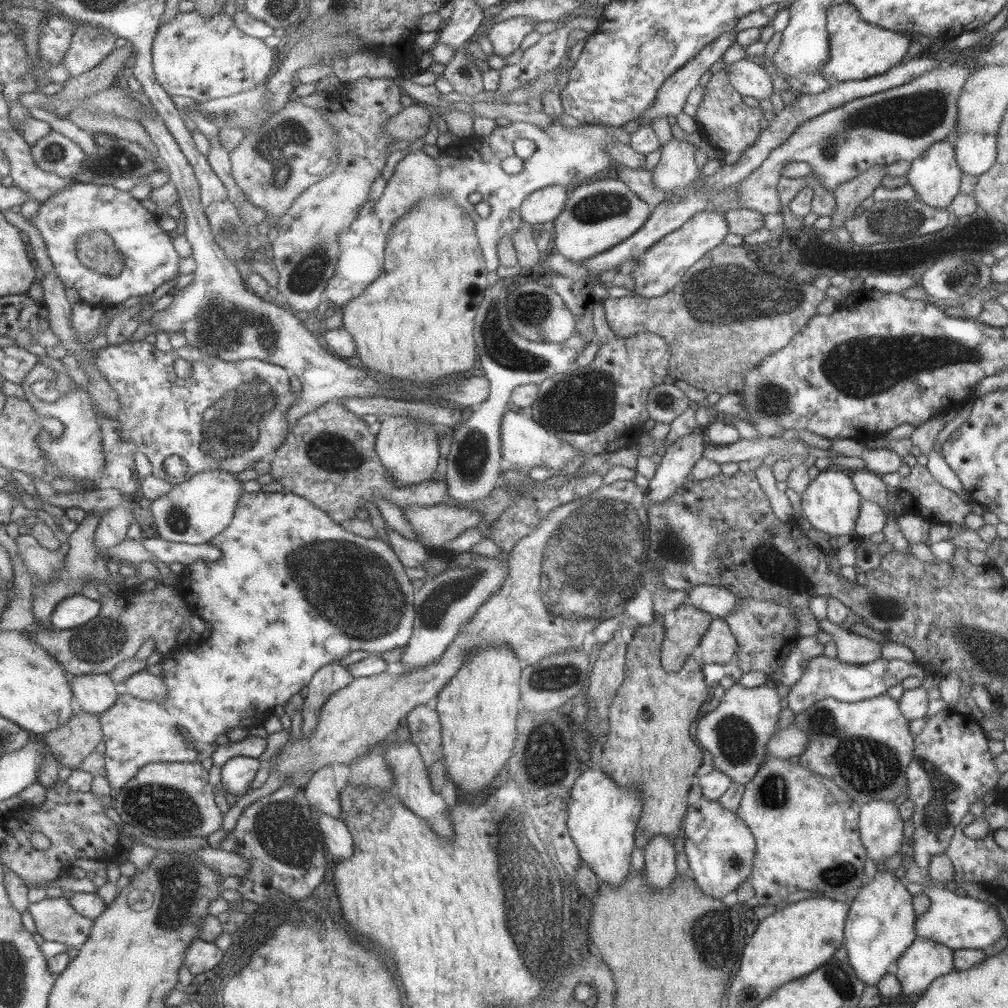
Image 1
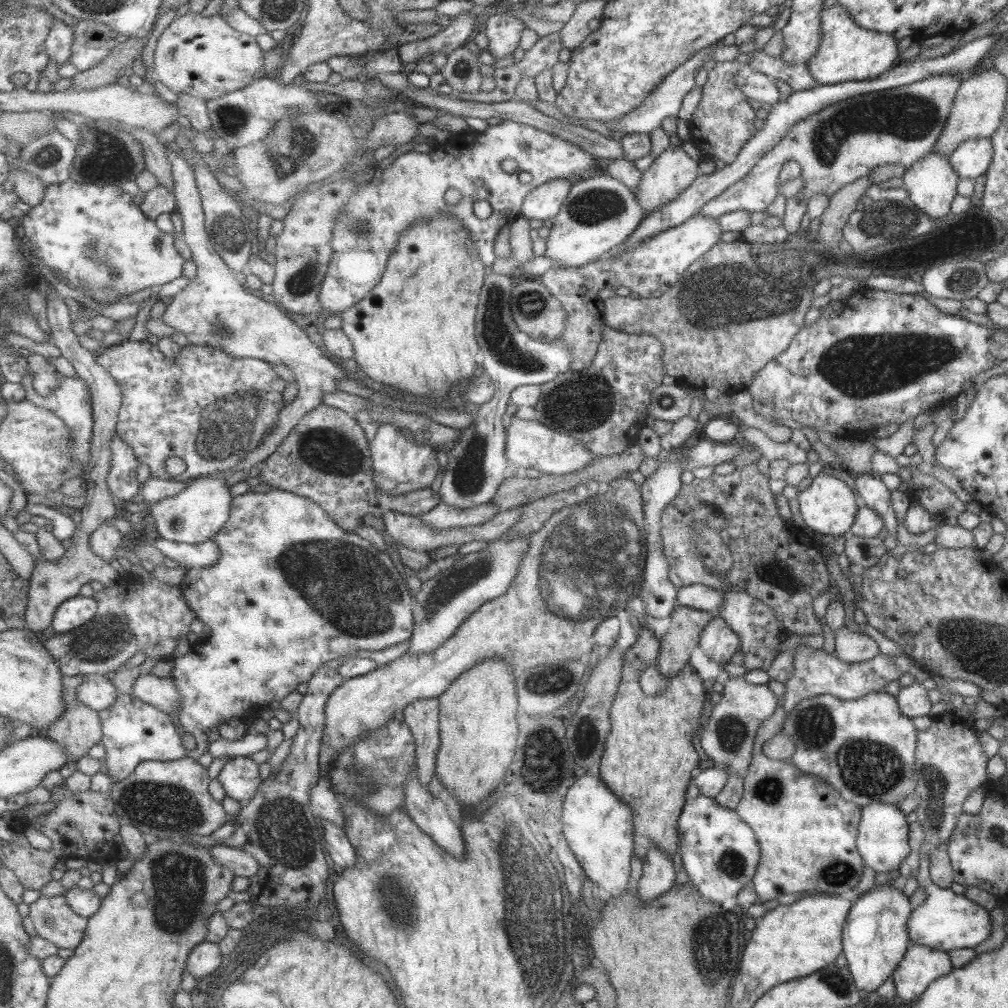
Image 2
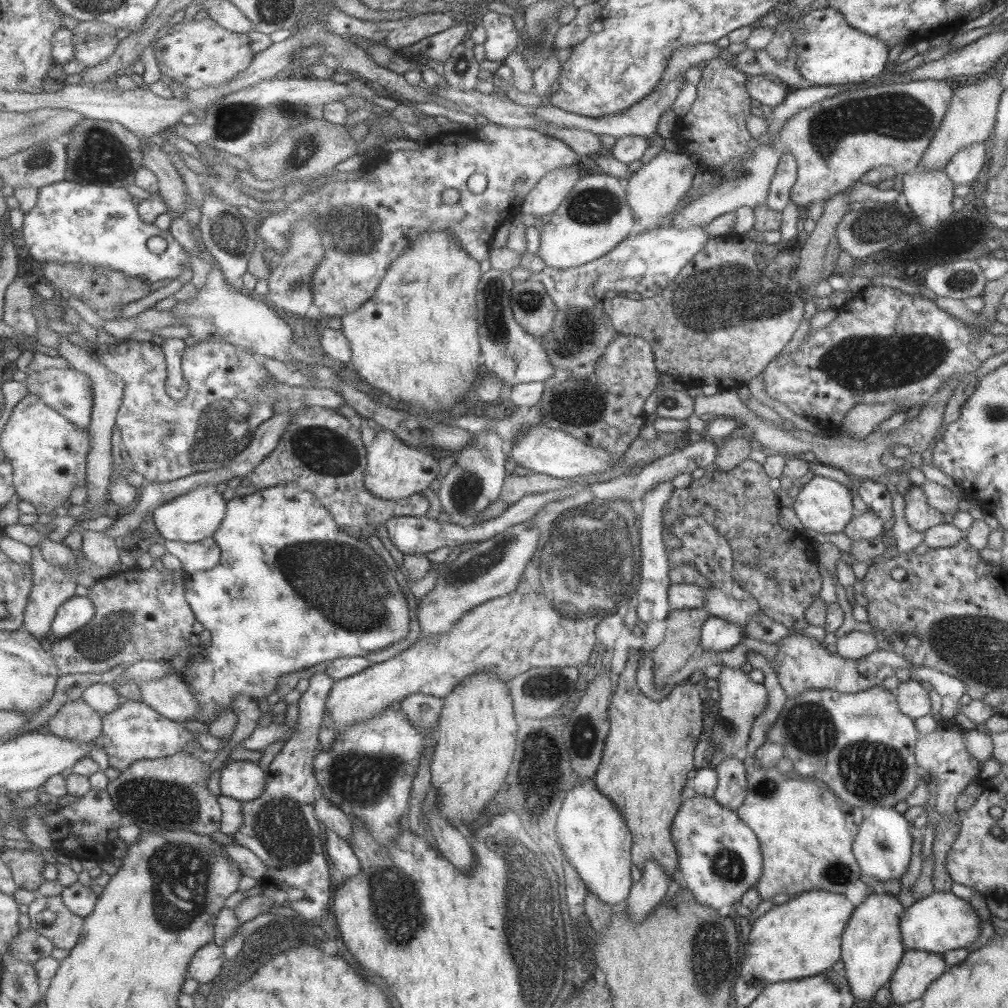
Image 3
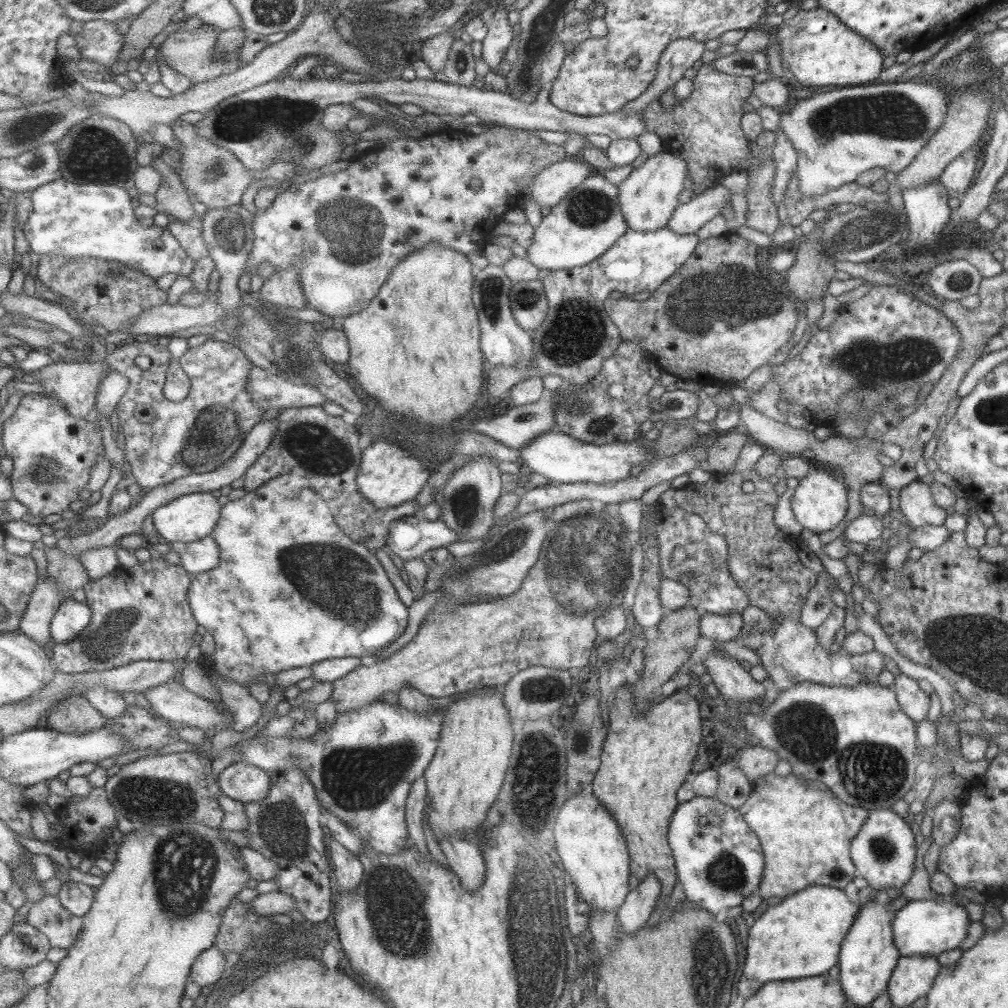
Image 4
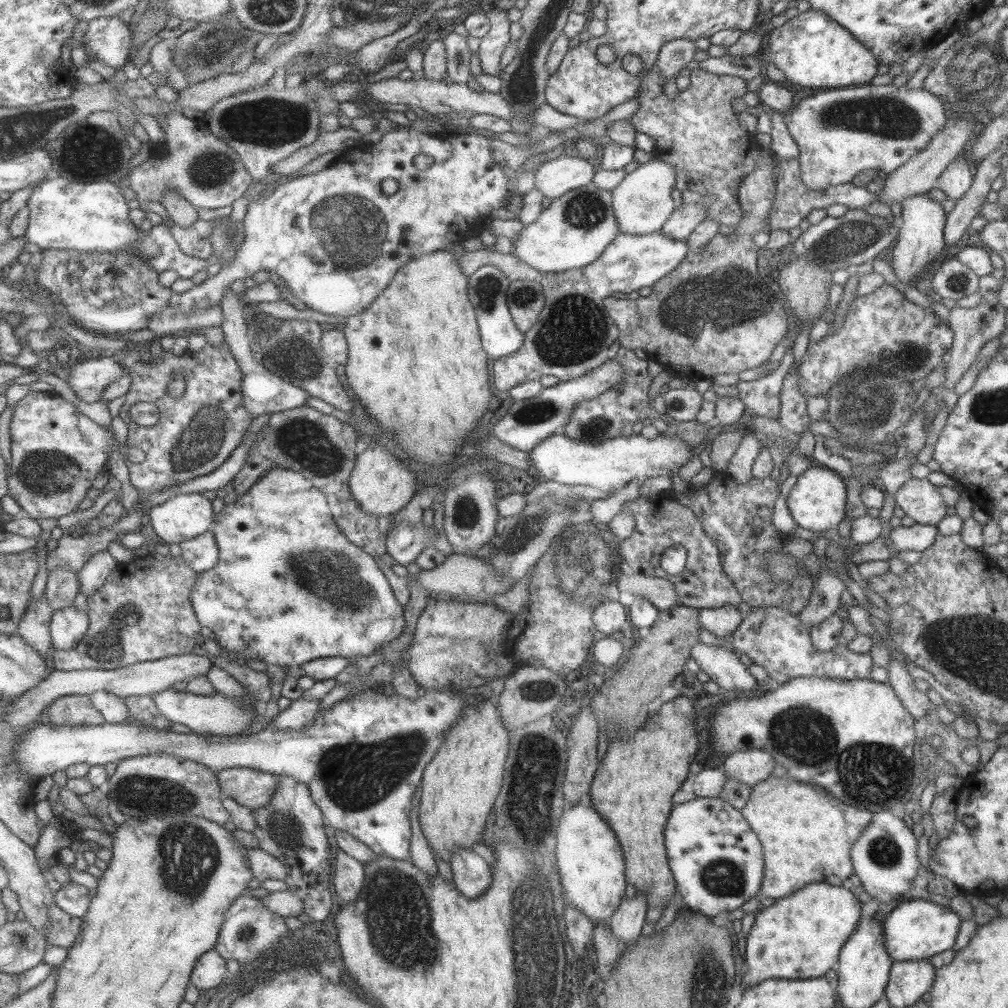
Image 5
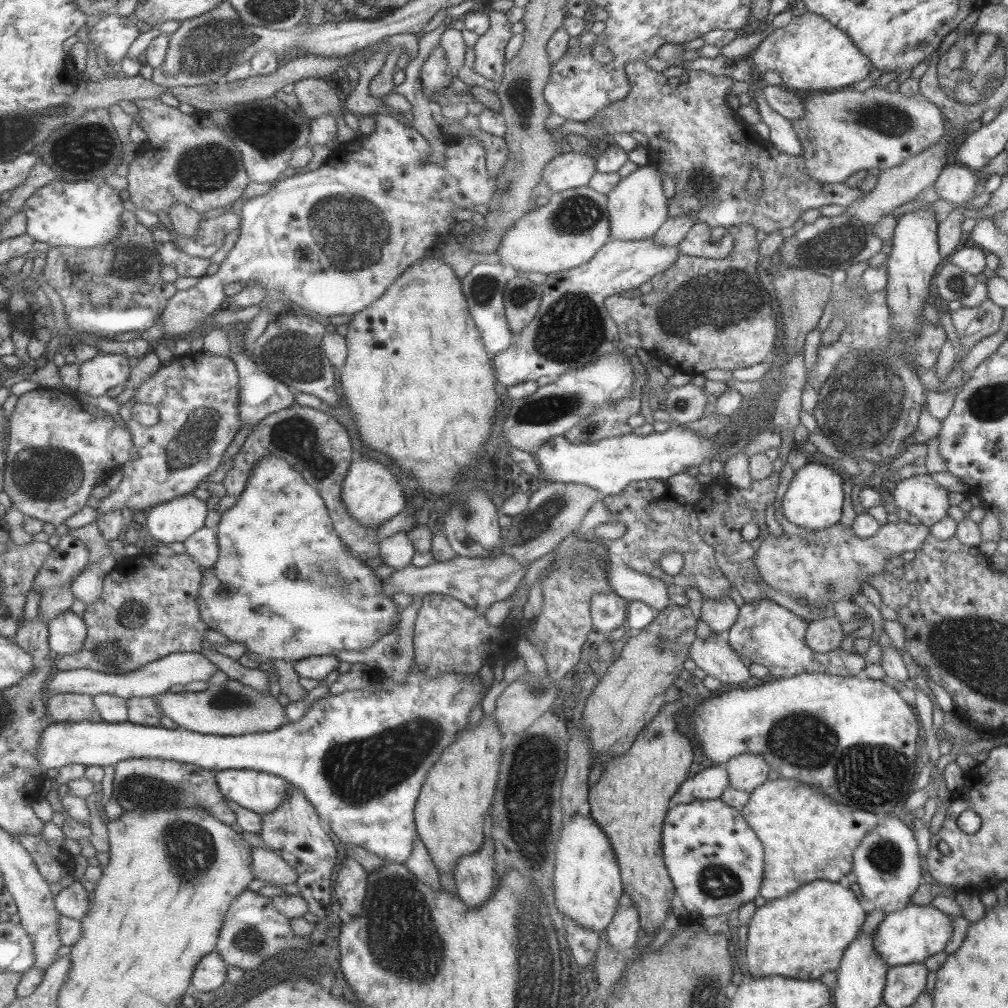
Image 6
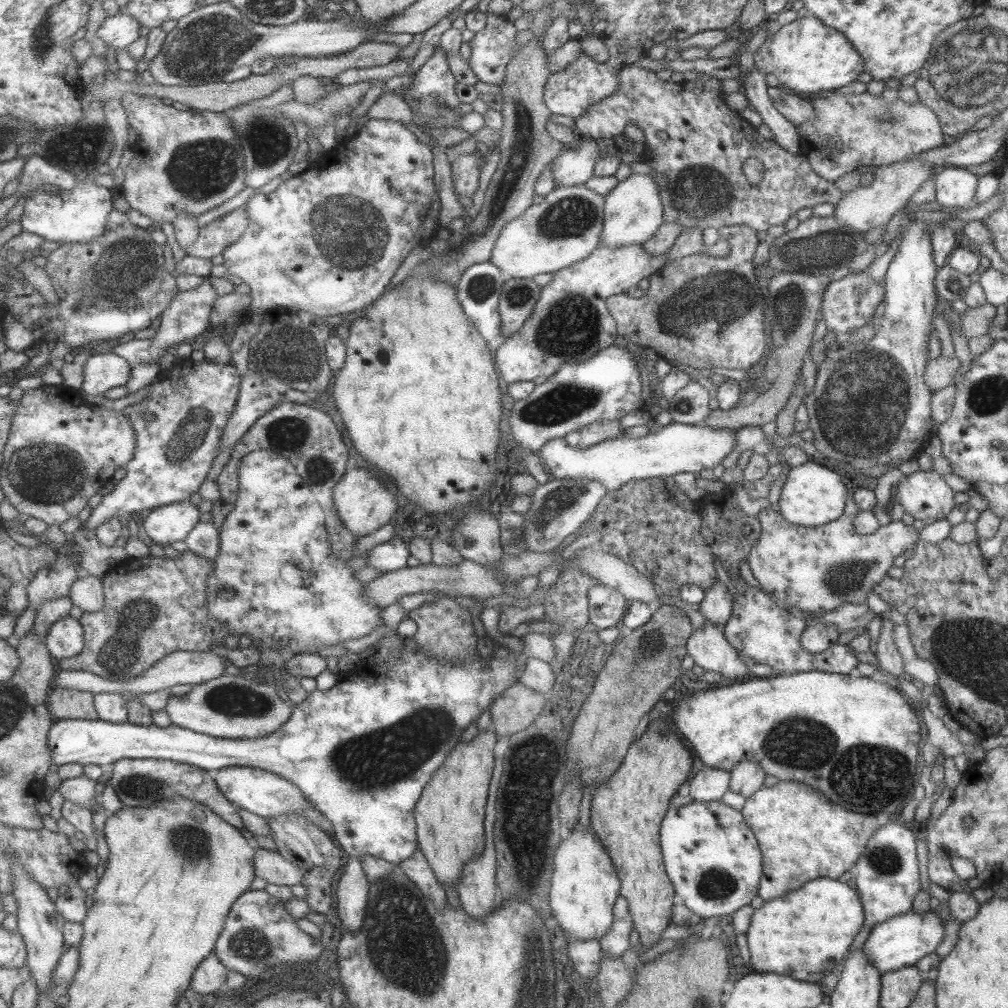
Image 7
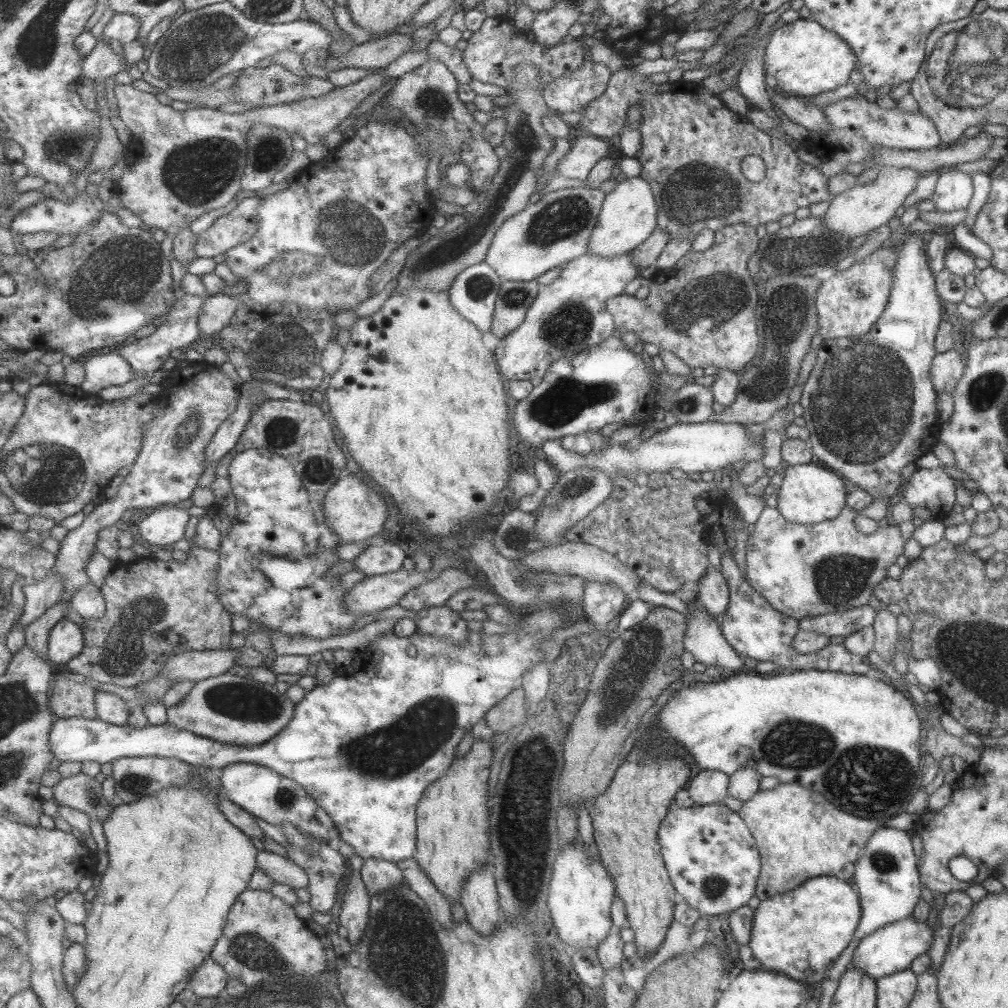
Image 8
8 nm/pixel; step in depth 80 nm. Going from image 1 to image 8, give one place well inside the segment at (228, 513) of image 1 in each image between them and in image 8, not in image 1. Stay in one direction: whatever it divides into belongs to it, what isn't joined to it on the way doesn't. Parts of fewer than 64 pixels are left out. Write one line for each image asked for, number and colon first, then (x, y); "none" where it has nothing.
2: (197, 514)
3: (195, 516)
4: (190, 518)
5: (184, 517)
6: (175, 521)
7: (165, 525)
8: (163, 527)

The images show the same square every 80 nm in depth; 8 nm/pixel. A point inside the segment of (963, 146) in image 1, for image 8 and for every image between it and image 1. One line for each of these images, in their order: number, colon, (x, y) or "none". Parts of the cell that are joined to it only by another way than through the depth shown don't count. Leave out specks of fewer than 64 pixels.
2: (971, 158)
3: (963, 167)
4: (956, 177)
5: (955, 180)
6: (955, 184)
7: (954, 186)
8: (952, 190)

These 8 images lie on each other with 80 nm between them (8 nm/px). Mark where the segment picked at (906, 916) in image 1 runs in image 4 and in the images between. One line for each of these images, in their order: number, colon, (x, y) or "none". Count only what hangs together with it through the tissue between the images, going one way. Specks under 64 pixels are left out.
2: (874, 937)
3: (870, 945)
4: (867, 955)

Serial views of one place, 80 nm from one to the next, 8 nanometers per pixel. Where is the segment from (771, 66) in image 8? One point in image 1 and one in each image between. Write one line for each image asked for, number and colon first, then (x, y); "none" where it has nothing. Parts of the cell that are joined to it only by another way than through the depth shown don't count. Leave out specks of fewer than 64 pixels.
1: (857, 50)
2: (846, 51)
3: (827, 51)
4: (816, 50)
5: (812, 51)
6: (809, 53)
7: (805, 56)

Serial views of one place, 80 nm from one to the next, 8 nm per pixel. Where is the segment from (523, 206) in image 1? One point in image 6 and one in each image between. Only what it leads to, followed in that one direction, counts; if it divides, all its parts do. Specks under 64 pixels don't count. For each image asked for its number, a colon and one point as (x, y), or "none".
2: (543, 202)
3: (548, 192)
4: (554, 182)
5: (555, 177)
6: (570, 169)

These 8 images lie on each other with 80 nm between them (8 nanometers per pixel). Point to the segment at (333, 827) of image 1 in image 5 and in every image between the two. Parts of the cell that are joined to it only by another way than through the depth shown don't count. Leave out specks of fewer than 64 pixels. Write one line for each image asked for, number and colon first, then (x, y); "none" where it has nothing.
2: (342, 852)
3: (347, 865)
4: (348, 870)
5: (350, 873)

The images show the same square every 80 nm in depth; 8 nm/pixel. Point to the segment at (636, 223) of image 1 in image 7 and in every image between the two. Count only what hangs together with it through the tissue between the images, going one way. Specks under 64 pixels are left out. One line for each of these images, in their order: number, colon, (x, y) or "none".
2: (598, 214)
3: (593, 217)
4: (581, 226)
5: (572, 231)
6: (565, 232)
7: (563, 228)

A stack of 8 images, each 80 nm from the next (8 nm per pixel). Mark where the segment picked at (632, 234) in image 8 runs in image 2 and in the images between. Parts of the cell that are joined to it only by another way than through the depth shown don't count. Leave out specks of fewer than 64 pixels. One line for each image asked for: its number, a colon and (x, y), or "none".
2: (672, 170)
3: (653, 191)
4: (647, 198)
5: (641, 203)
6: (636, 207)
7: (632, 212)

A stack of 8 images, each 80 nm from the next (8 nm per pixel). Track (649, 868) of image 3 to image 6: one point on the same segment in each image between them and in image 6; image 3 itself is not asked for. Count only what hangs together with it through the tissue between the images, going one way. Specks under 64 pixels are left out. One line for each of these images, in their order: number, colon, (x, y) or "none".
4: (638, 904)
5: (627, 921)
6: (621, 932)

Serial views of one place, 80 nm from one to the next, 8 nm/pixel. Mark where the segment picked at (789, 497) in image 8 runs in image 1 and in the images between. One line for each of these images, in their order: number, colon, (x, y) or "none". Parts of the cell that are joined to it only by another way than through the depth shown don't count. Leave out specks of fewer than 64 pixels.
1: (830, 503)
2: (827, 505)
3: (822, 504)
4: (819, 502)
5: (816, 501)
6: (813, 500)
7: (812, 494)

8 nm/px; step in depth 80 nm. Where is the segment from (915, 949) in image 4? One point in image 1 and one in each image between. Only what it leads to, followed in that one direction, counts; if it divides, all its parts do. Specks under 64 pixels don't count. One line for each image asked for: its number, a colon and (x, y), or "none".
1: (954, 921)
2: (946, 921)
3: (940, 921)

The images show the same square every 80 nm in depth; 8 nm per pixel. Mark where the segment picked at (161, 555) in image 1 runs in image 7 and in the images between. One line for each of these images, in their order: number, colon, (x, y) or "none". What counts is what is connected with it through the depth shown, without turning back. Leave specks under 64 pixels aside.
2: (206, 554)
3: (204, 555)
4: (200, 556)
5: (202, 552)
6: (203, 546)
7: (204, 539)

